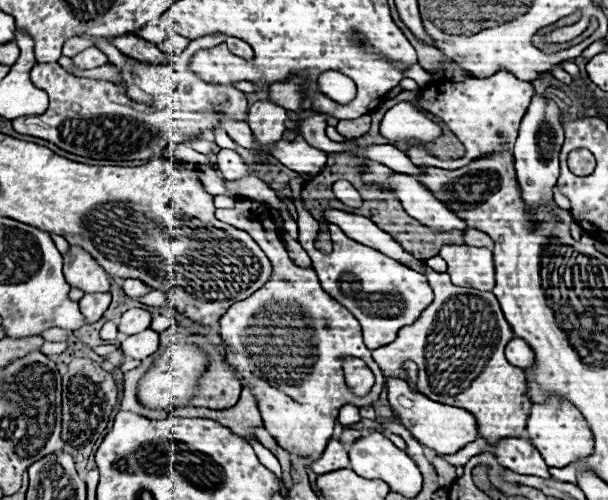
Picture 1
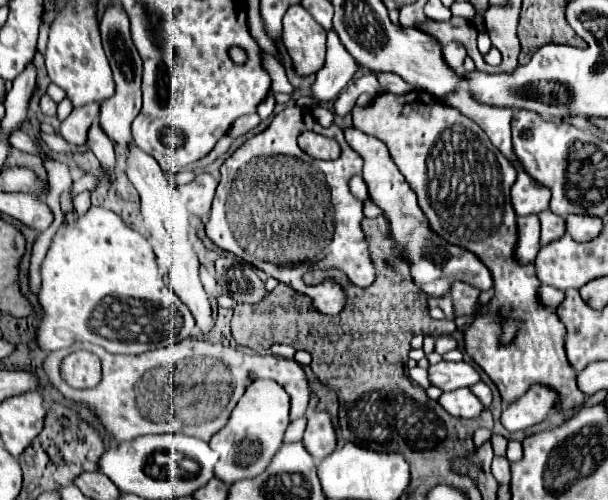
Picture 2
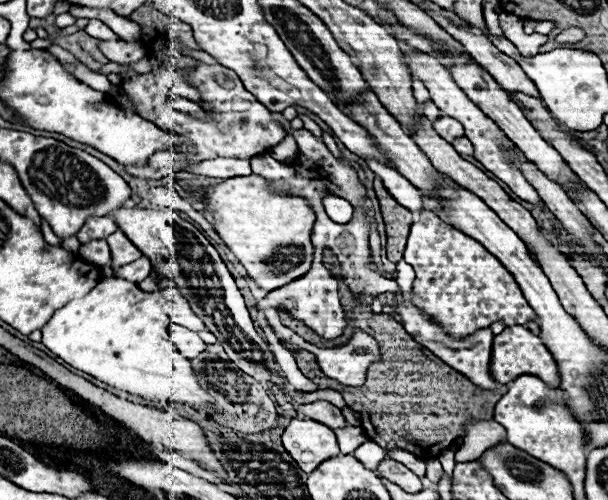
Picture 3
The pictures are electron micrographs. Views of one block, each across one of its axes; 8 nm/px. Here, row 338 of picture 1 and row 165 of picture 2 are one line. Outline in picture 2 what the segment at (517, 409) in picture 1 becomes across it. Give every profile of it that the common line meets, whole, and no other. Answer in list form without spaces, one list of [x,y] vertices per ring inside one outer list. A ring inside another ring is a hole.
[[[412,90],[402,96],[382,92],[368,106],[354,106],[352,118],[358,130],[382,140],[388,146],[392,162],[418,196],[420,208],[424,208],[424,216],[428,218],[432,232],[446,242],[476,254],[490,270],[494,278],[494,296],[486,304],[484,312],[476,316],[474,324],[464,332],[464,342],[466,352],[472,356],[472,360],[498,386],[504,406],[520,398],[532,384],[546,384],[560,392],[560,410],[564,412],[582,404],[584,396],[576,383],[576,370],[572,370],[564,354],[566,330],[560,318],[556,318],[556,310],[546,308],[538,298],[538,290],[542,284],[536,278],[534,264],[528,262],[528,266],[516,266],[516,262],[512,262],[512,250],[516,250],[516,212],[510,204],[510,188],[516,180],[514,166],[508,164],[504,154],[490,142],[490,138],[484,134],[484,130],[480,130],[480,126],[476,126],[476,122],[422,90]],[[508,320],[516,320],[520,326],[514,340],[510,344],[502,344],[500,336],[504,330],[504,322]]]

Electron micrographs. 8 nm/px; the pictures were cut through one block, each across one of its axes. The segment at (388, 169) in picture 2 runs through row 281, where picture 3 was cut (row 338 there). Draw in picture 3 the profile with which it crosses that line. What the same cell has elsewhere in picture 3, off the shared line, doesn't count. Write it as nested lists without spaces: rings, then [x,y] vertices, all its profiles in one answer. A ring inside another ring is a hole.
[[[404,260],[398,262],[398,278],[396,278],[396,282],[398,282],[398,286],[400,286],[400,292],[402,292],[404,302],[394,306],[394,314],[400,316],[400,322],[402,322],[402,326],[406,328],[406,332],[408,332],[416,342],[420,342],[422,346],[426,346],[428,350],[432,350],[436,356],[440,356],[448,366],[452,366],[452,368],[456,368],[460,374],[468,376],[468,380],[472,380],[476,386],[480,386],[480,388],[496,388],[496,382],[492,380],[492,376],[490,376],[490,372],[488,372],[490,344],[492,344],[492,336],[494,336],[494,334],[490,332],[490,328],[480,328],[480,330],[476,330],[474,334],[468,334],[468,336],[456,340],[456,338],[452,338],[450,334],[446,334],[440,324],[436,324],[436,322],[430,320],[426,314],[422,314],[418,306],[414,306],[414,302],[412,302],[414,270],[412,270],[412,266],[406,264]]]

